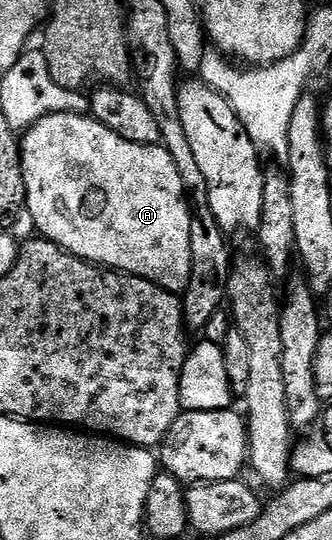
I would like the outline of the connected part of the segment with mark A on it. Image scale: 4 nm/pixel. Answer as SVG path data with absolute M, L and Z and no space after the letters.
M72 111L54 112L52 115L44 116L35 124L23 132L20 139L20 160L22 161L22 169L24 170L24 184L26 185L26 197L28 198L28 206L26 208L27 218L32 218L32 223L37 227L39 234L45 239L49 239L52 243L69 255L76 255L80 259L85 259L88 263L95 263L99 266L109 268L114 271L123 271L130 275L140 275L143 279L148 279L151 283L157 283L160 287L173 293L182 293L186 289L186 285L190 281L190 221L192 214L188 212L188 197L184 194L184 186L182 185L182 177L178 177L178 165L174 165L174 157L170 157L170 153L162 145L151 143L150 145L138 145L134 141L126 141L122 137L118 137L118 133L114 133L106 125L102 125L91 114L76 114Z

